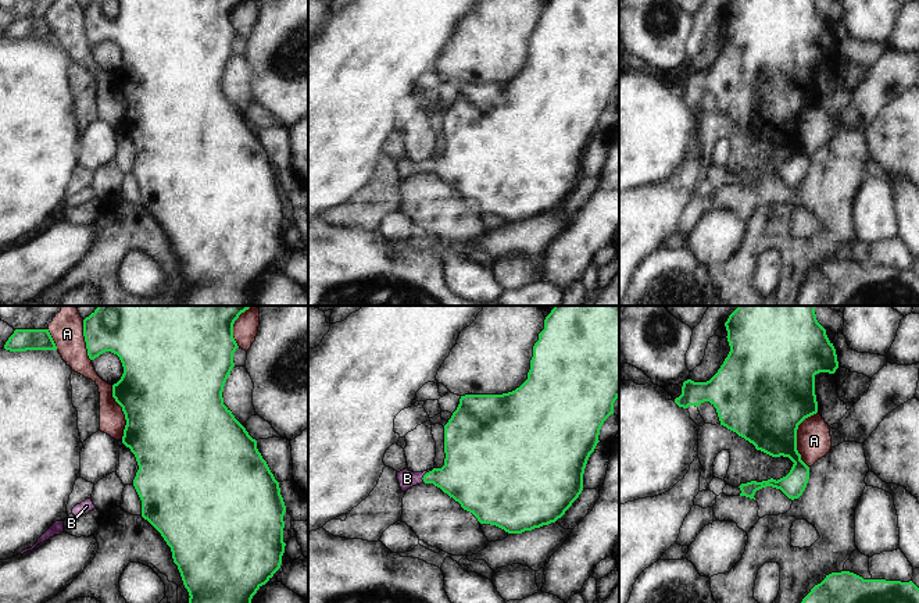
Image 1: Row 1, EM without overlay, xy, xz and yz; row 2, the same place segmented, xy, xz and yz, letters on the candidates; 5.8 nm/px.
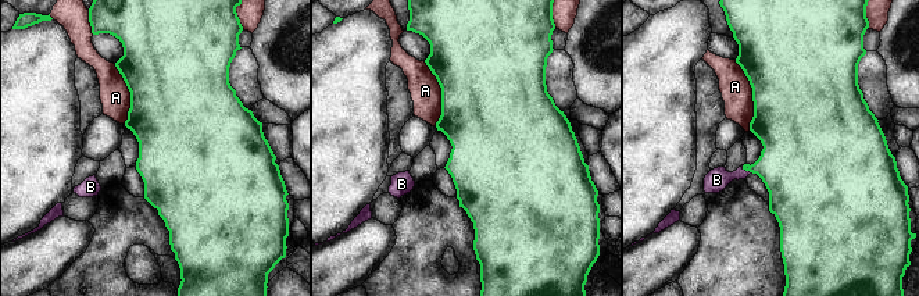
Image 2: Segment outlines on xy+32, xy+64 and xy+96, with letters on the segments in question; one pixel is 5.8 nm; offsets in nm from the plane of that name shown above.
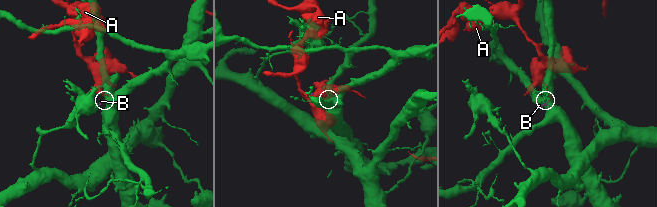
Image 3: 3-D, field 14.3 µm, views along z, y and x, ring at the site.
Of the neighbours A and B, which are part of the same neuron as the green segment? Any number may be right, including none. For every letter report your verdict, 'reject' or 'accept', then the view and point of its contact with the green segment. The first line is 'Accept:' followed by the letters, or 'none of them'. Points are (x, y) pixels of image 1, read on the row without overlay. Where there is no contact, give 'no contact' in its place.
Accept: B
A: reject; contact yz (796, 127)
B: accept; contact xz (424, 164)

